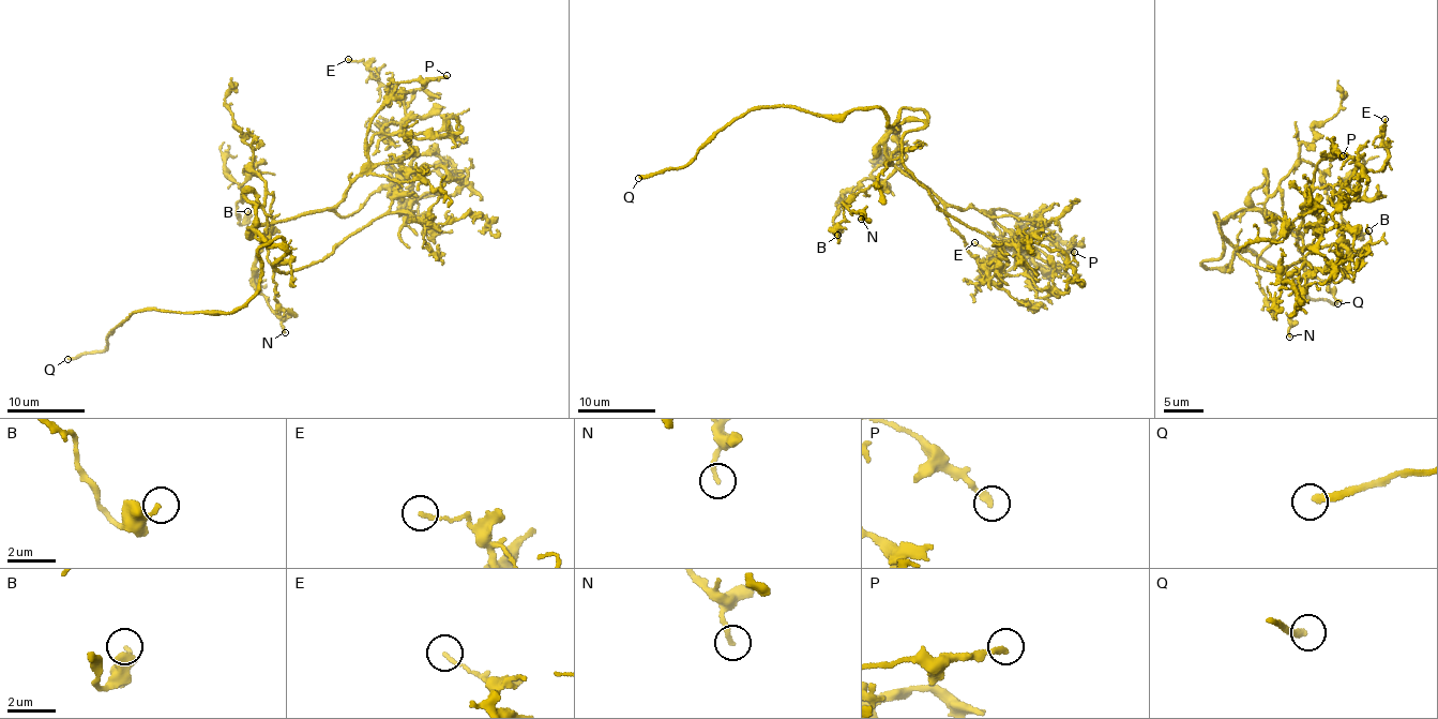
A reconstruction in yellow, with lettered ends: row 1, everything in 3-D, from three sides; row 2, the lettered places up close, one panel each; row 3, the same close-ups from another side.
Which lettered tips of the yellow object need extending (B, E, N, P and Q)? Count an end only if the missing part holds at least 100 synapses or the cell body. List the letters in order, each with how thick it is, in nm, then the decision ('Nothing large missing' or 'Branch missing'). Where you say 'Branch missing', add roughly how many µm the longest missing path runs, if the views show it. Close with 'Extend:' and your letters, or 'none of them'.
B: Thickness 200 nm. Nothing large missing
E: Thickness 150 nm. Nothing large missing
N: Thickness 200 nm. Nothing large missing
P: Thickness 260 nm. Nothing large missing
Q: Thickness 240 nm. Branch missing. Missing length about 20 µm
Extend: Q

